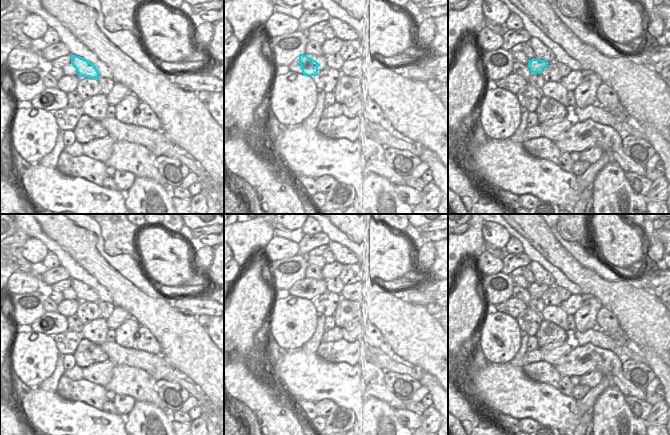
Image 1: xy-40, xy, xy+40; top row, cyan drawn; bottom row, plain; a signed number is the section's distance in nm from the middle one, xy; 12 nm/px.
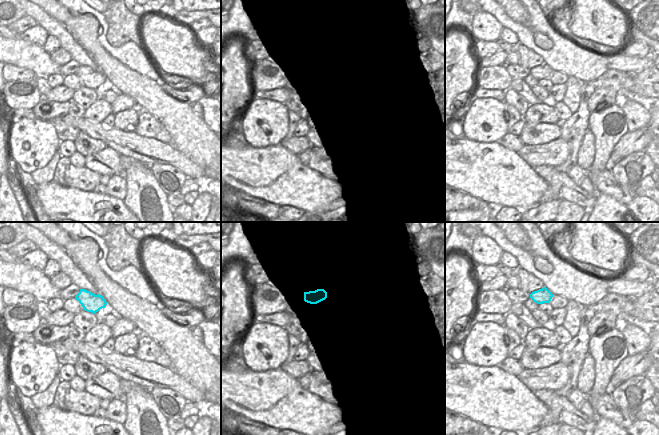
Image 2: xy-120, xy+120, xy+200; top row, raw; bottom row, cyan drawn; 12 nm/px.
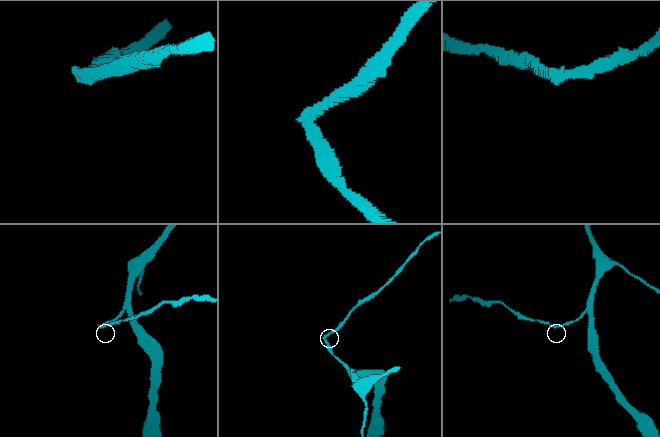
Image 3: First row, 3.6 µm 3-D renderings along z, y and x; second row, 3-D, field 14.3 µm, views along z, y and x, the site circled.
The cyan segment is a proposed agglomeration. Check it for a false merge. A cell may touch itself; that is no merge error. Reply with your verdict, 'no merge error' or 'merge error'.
merge error

